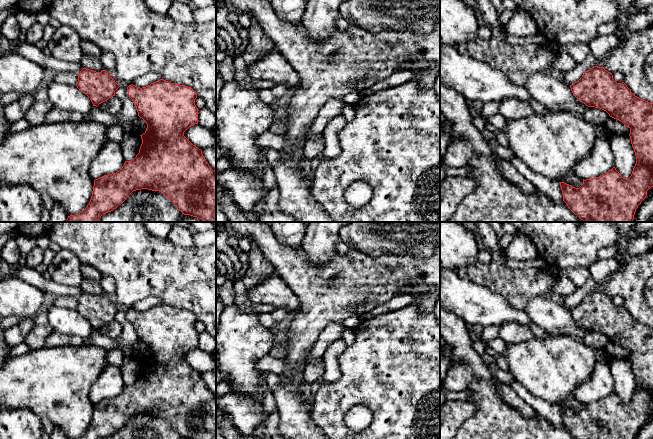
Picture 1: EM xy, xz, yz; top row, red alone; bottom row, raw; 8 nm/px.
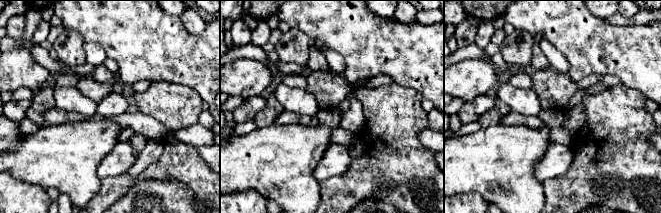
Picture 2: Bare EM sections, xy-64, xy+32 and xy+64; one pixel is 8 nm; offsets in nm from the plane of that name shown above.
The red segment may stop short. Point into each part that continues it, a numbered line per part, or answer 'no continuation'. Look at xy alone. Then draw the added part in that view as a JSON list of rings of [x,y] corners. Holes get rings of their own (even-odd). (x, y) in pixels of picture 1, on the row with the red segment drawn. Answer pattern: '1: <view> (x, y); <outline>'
no continuation

